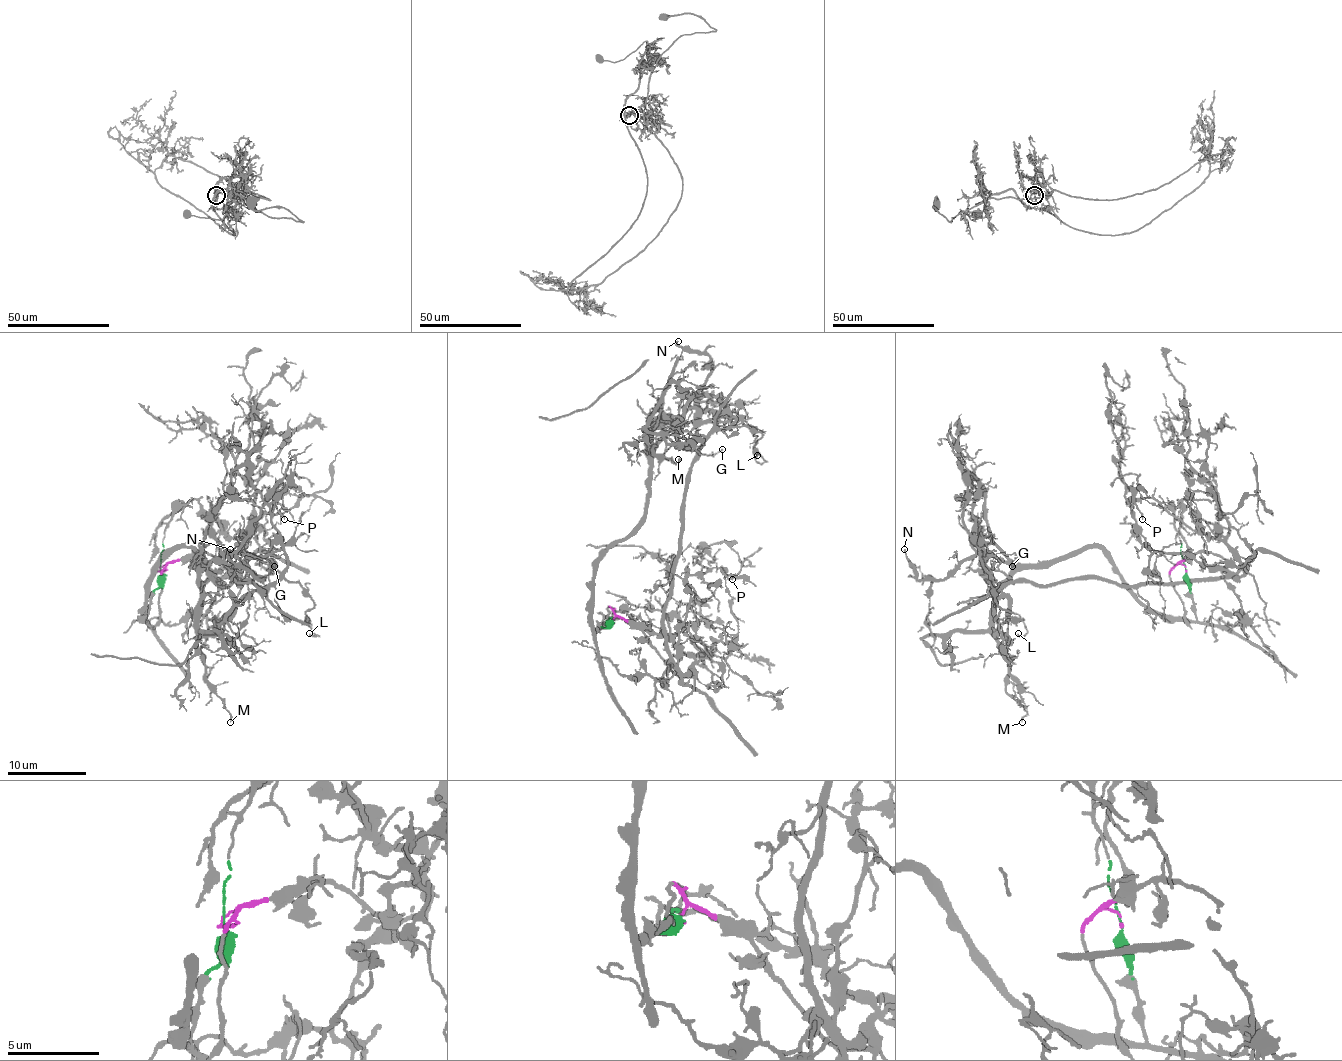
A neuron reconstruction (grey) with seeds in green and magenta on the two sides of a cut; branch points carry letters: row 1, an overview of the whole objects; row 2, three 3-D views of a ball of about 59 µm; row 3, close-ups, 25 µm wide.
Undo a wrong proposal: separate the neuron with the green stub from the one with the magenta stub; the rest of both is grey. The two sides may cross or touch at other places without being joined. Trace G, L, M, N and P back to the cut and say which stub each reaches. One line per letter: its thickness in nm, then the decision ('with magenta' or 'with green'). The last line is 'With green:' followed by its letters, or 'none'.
G: 100 nm | with green
L: 140 nm | with magenta
M: 160 nm | with green
N: 120 nm | with green
P: 140 nm | with magenta
With green: G, M, N

